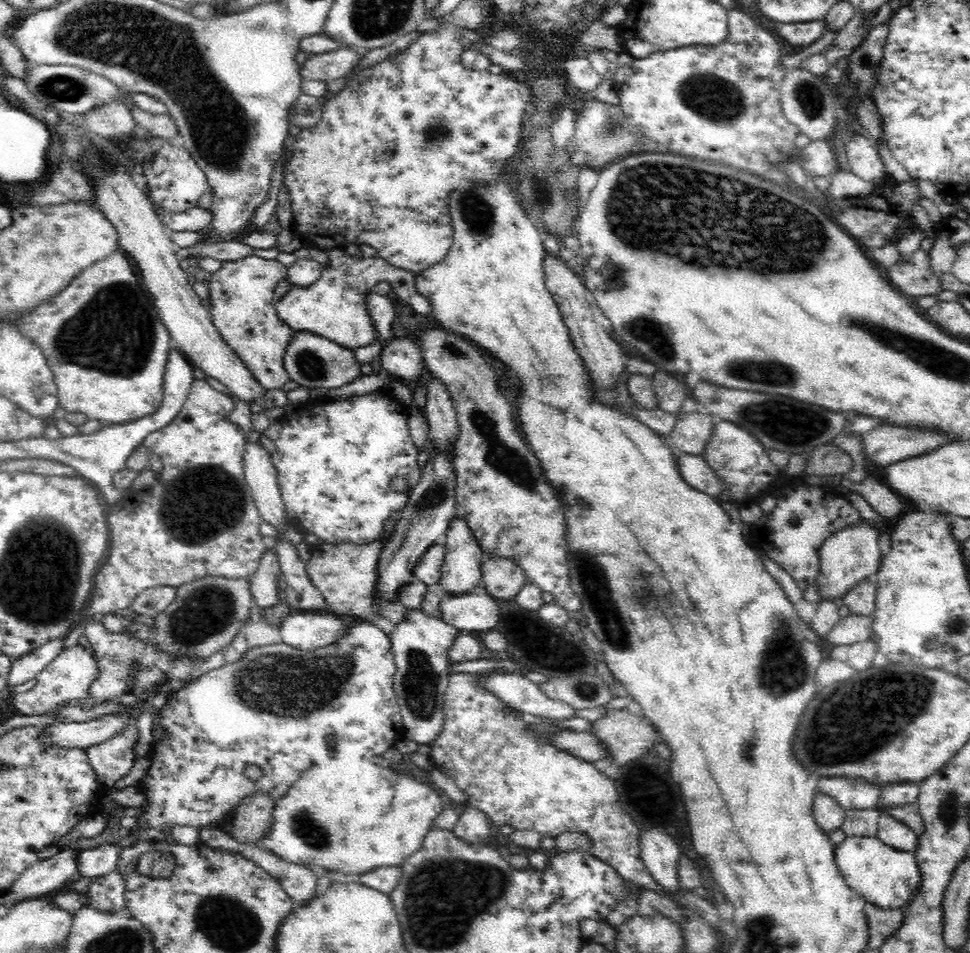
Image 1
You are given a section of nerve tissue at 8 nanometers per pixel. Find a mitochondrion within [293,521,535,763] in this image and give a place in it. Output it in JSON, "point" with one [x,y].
{"point":[420,686]}

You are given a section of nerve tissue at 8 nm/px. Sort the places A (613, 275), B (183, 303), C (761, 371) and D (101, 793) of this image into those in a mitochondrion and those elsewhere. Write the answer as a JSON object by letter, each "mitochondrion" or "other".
{"A":"mitochondrion","B":"other","C":"mitochondrion","D":"other"}

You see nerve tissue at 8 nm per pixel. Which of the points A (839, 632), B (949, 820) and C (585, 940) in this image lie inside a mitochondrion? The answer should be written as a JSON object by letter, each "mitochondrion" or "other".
{"A":"other","B":"mitochondrion","C":"other"}

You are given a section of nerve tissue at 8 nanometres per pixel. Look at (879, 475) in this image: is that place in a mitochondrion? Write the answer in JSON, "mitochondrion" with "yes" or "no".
{"mitochondrion":"no"}

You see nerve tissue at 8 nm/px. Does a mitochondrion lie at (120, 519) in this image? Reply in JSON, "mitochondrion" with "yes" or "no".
{"mitochondrion":"no"}

